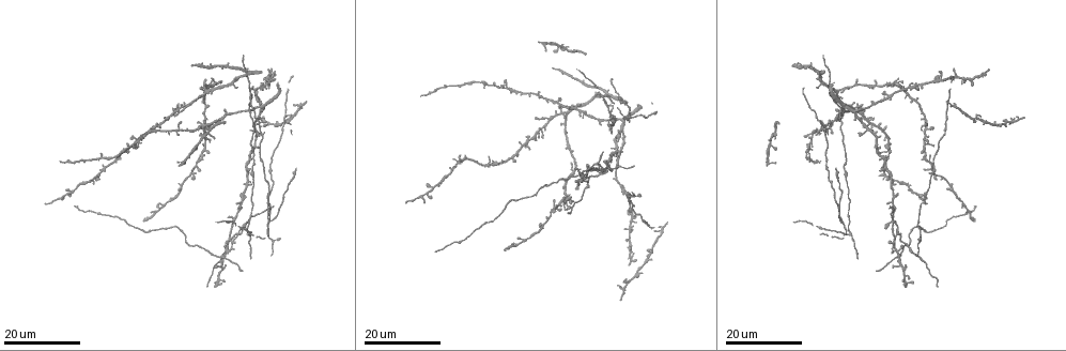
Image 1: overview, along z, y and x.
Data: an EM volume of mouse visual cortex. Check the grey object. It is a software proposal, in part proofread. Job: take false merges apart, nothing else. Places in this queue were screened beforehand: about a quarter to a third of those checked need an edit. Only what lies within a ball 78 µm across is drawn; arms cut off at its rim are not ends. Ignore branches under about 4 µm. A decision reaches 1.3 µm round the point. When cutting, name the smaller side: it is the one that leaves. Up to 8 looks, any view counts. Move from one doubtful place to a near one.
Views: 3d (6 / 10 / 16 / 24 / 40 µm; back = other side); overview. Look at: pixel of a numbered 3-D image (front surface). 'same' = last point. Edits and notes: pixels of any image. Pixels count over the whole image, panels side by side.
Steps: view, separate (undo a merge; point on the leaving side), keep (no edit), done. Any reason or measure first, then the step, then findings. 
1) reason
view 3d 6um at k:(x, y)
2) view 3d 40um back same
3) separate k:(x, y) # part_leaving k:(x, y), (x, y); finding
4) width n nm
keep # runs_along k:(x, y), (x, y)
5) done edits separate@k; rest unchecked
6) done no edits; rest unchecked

a fork
view 3d 24um at 1:(850, 233)

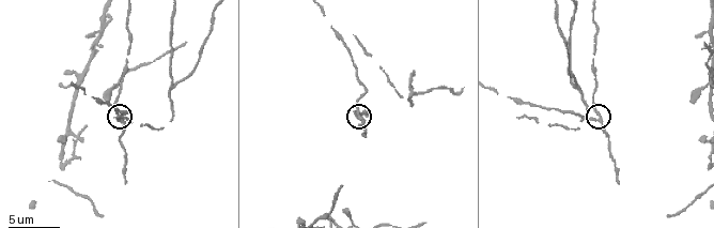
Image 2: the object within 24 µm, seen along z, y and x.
view 3d 6um at 2:(600, 121)

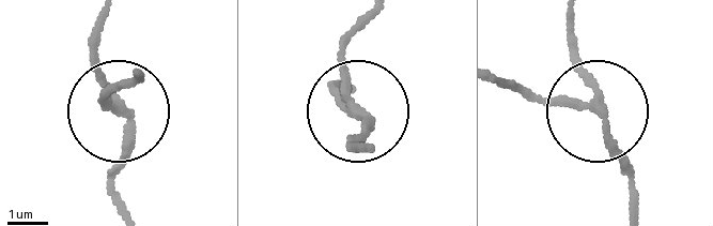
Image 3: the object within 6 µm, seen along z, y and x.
arms 3
keep # runs_along 3:(572, 11), (572, 62), (626, 175), (634, 212); continuous, no second cell

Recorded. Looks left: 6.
thick turns thin
view 3d 16um at 1:(488, 86)

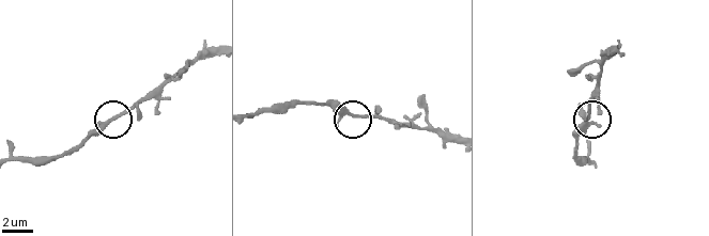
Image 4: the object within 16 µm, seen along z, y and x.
closer look
view 3d 6um at 4:(111, 119)

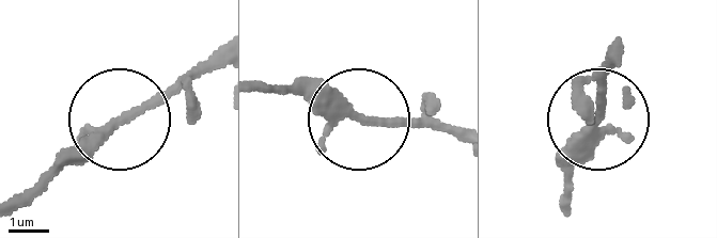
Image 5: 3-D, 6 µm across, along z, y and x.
keep # runs_along 5:(212, 54), (120, 115), (31, 204); continuous, no second cell

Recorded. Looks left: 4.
three-way junction
view 3d 24um at 1:(852, 113)

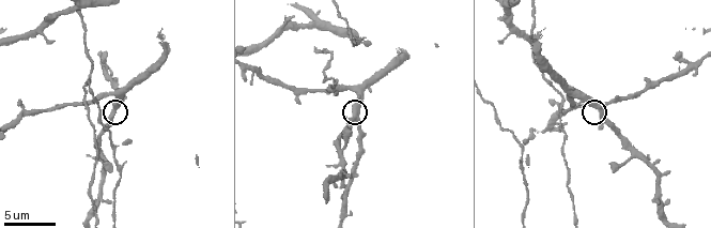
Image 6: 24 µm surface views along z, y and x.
closer look
view 3d 10um at 6:(356, 119)

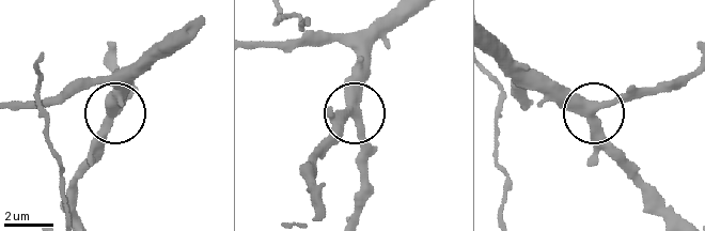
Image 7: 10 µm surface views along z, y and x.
keep # one cell here

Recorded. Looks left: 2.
three-way junction
view 3d 6um at 6:(115, 147)

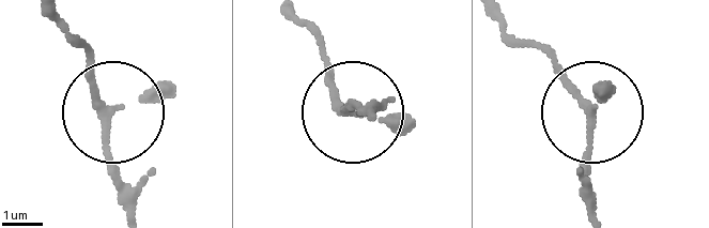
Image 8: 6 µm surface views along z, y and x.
arms 3
keep # runs_along 8:(591, 211), (588, 109), (534, 41); all the same cell

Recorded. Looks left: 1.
done no edits; rest unchecked

